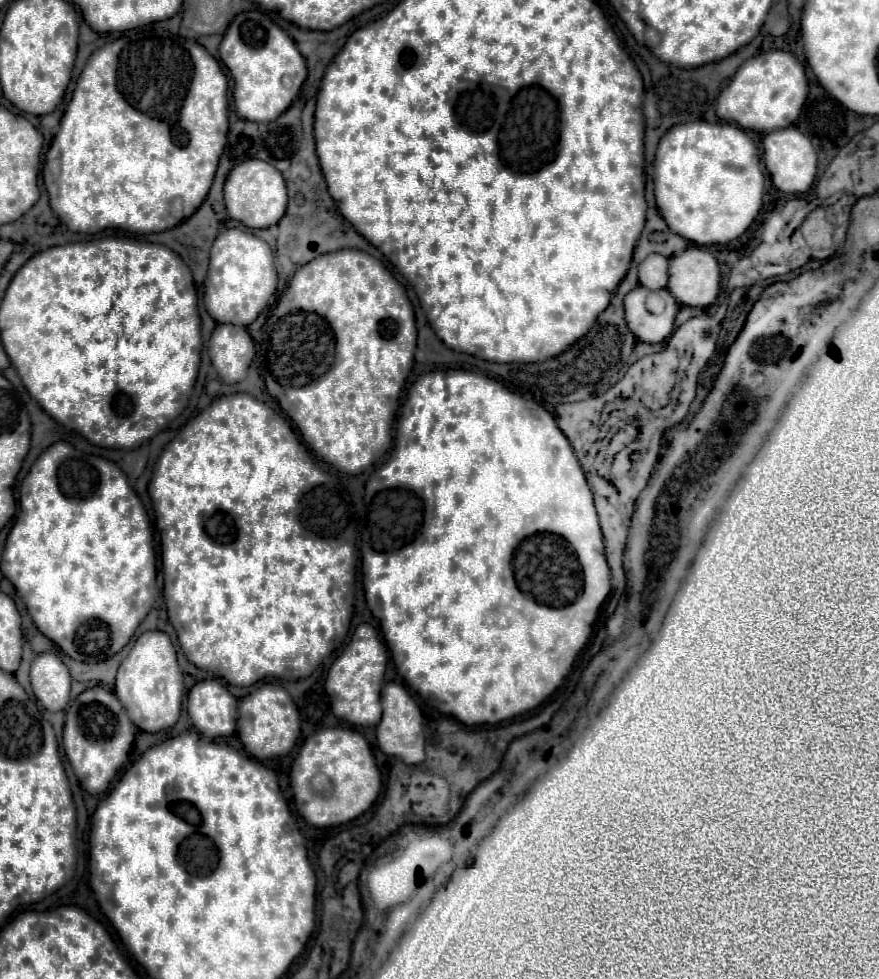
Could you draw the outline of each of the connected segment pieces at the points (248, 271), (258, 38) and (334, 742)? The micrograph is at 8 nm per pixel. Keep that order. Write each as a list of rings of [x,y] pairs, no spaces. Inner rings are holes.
[[[229,228],[215,238],[205,278],[205,308],[213,320],[249,326],[267,306],[275,290],[277,272],[273,252],[265,240],[239,228]]]
[[[259,10],[233,18],[219,46],[219,54],[235,80],[233,98],[237,114],[251,122],[273,122],[291,106],[307,78],[305,58],[299,54],[293,38]]]
[[[325,728],[303,742],[291,766],[291,788],[295,806],[305,822],[317,828],[329,828],[355,820],[377,800],[381,790],[381,774],[367,740],[359,732]],[[317,774],[323,774],[325,782],[315,780]]]

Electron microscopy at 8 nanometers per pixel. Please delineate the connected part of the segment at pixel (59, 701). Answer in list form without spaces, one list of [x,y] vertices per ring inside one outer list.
[[[39,654],[31,666],[31,686],[35,698],[49,712],[59,712],[69,702],[71,676],[55,654]]]

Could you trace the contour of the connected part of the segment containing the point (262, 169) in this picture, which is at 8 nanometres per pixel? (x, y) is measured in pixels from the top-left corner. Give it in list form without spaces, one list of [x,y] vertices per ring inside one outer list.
[[[255,158],[237,164],[225,182],[225,206],[233,220],[239,220],[249,228],[269,228],[277,224],[287,208],[287,188],[281,172]]]

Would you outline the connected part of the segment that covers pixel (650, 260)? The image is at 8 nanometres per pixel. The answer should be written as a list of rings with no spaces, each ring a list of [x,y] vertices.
[[[651,254],[639,264],[639,284],[651,290],[667,288],[667,264],[669,260],[661,254]]]

